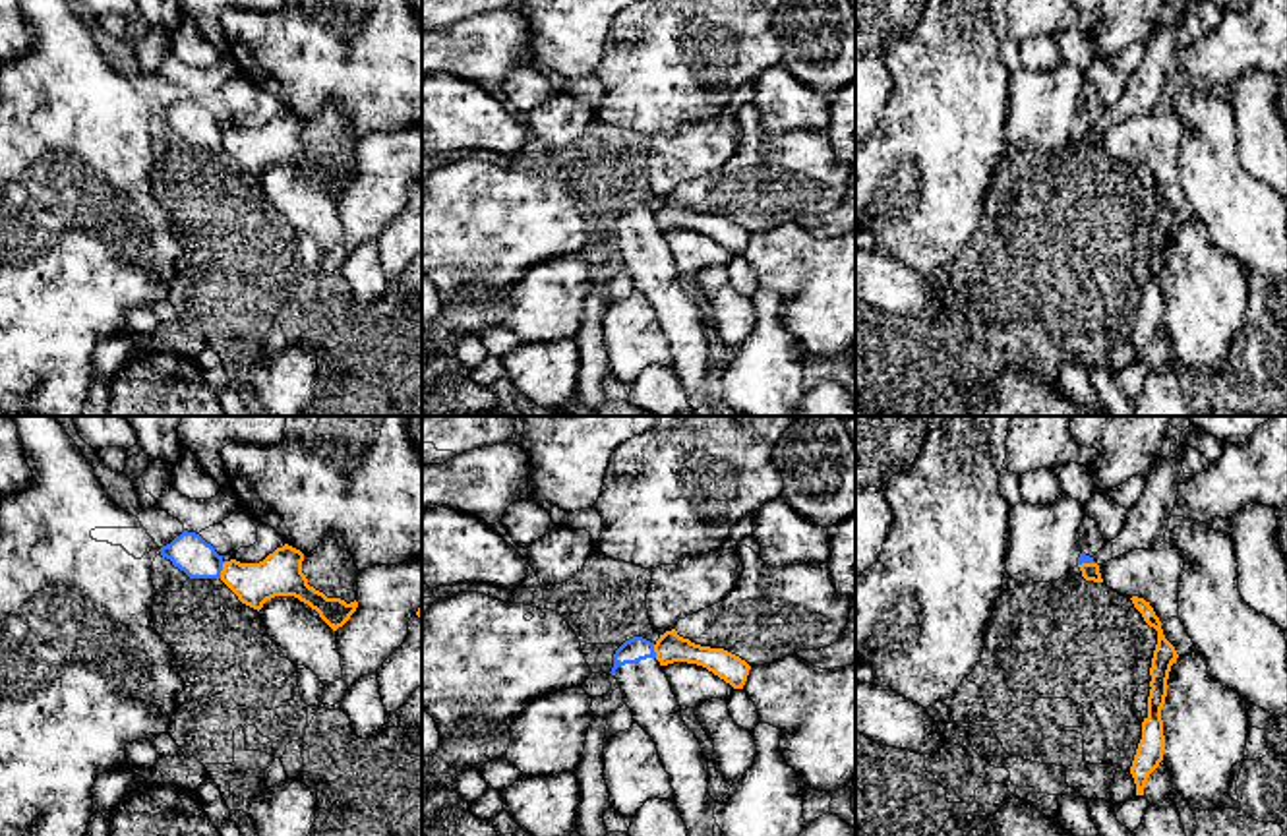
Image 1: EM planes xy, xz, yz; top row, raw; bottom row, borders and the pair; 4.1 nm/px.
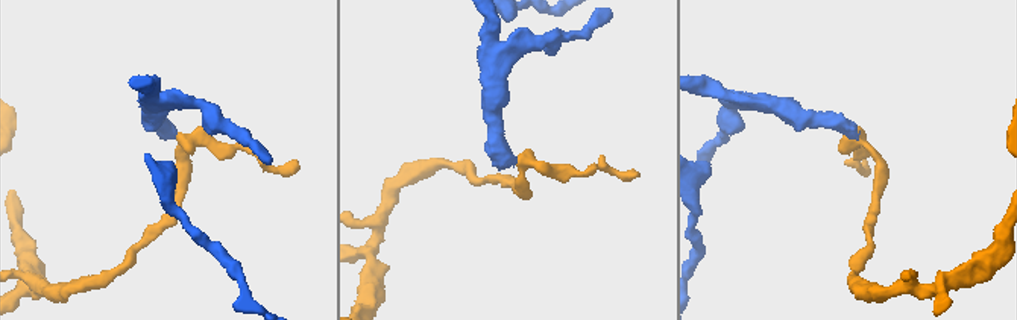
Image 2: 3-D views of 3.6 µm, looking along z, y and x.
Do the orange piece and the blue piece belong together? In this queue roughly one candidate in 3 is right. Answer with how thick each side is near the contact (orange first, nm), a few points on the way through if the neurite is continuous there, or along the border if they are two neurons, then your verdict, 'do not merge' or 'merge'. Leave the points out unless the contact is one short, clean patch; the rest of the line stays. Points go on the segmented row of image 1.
180 nm thick on the orange side, 160 nm on the other; border along xy (225, 562), (219, 577); do not merge

